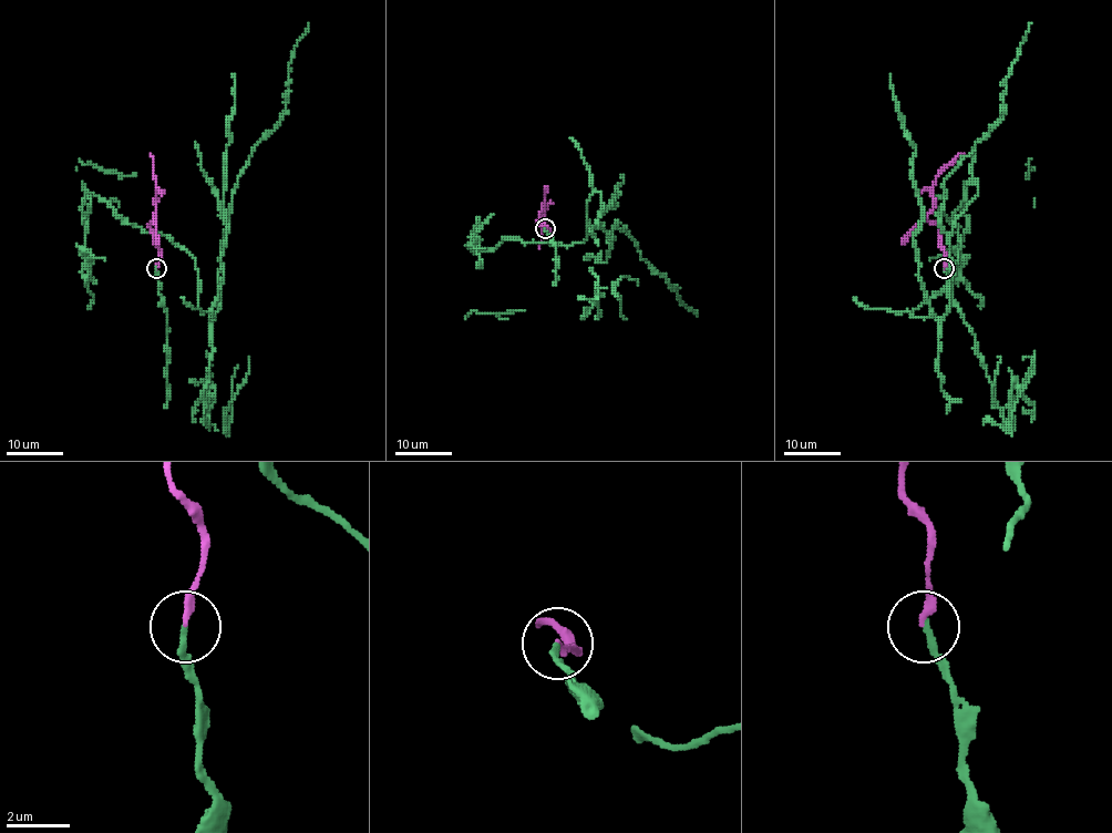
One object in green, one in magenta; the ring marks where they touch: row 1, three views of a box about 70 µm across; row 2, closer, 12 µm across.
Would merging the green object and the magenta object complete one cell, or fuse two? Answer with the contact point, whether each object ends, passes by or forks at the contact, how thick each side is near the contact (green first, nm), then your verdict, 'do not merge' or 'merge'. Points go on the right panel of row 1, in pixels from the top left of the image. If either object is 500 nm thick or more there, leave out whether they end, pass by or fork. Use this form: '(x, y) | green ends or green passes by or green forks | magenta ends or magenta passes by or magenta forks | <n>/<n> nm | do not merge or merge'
(944, 268) | green ends | magenta ends | 200/200 nm | do not merge

